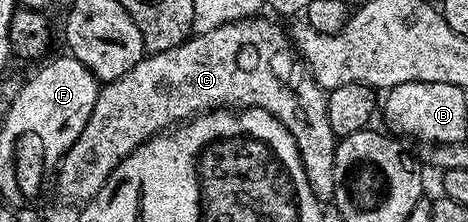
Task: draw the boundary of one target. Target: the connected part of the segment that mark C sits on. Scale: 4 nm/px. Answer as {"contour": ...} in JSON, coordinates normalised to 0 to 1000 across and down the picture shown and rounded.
{"contour":[[[564,72],[494,95],[474,122],[457,122],[457,140],[419,149],[380,212],[363,212],[363,230],[316,239],[286,302],[278,302],[261,356],[229,369],[201,464],[201,500],[192,500],[184,572],[175,572],[175,608],[167,608],[150,680],[141,680],[118,784],[118,829],[128,829],[130,860],[145,883],[139,892],[162,914],[194,905],[269,698],[284,689],[308,635],[340,617],[344,599],[429,509],[455,491],[566,491],[605,554],[611,590],[620,590],[641,685],[654,806],[675,892],[688,914],[707,910],[714,892],[714,698],[722,622],[714,590],[705,590],[705,536],[697,536],[701,423],[658,324],[611,131],[579,95],[590,90],[579,72]]]}

